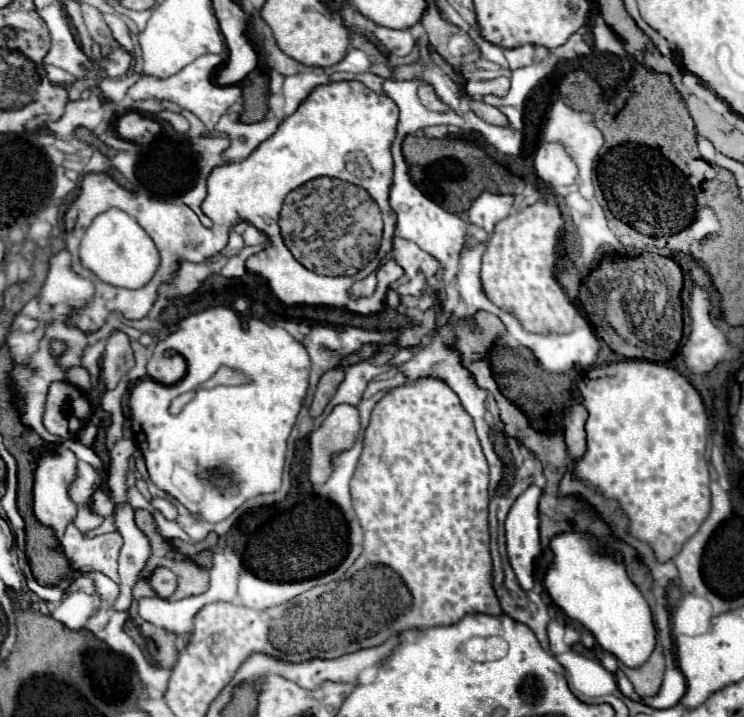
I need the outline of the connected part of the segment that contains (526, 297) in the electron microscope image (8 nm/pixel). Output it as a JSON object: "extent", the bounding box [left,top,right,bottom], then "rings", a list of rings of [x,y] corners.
{"extent":[481,198,579,334],"rings":[[[541,198],[525,210],[501,220],[489,236],[489,244],[483,254],[481,286],[485,296],[501,310],[513,314],[521,326],[533,334],[567,334],[573,330],[573,320],[579,314],[553,272],[555,246],[561,228],[563,216],[557,202]]]}

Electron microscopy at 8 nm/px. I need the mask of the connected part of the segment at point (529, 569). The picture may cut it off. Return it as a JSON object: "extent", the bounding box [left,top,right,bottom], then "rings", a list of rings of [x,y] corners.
{"extent":[505,484,543,590],"rings":[[[531,484],[511,506],[509,514],[507,514],[507,522],[505,522],[505,532],[507,532],[507,554],[509,554],[509,562],[517,574],[517,580],[521,584],[523,590],[531,590],[537,582],[535,578],[535,564],[537,558],[541,556],[541,538],[539,538],[539,518],[537,518],[537,506],[539,506],[539,498],[543,494],[543,488]]]}

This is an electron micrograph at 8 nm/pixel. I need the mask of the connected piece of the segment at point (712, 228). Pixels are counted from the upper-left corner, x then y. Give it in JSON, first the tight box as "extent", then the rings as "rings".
{"extent":[689,208,721,240],"rings":[[[699,208],[695,212],[695,220],[689,226],[689,234],[693,240],[705,240],[713,234],[721,234],[721,222],[711,208]]]}

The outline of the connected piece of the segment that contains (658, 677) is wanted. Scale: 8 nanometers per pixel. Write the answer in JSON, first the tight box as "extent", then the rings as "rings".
{"extent":[625,644,665,698],"rings":[[[657,644],[651,658],[643,666],[625,668],[625,676],[633,682],[633,688],[641,698],[649,698],[659,692],[663,682],[663,672],[665,672],[665,656],[661,644]]]}

